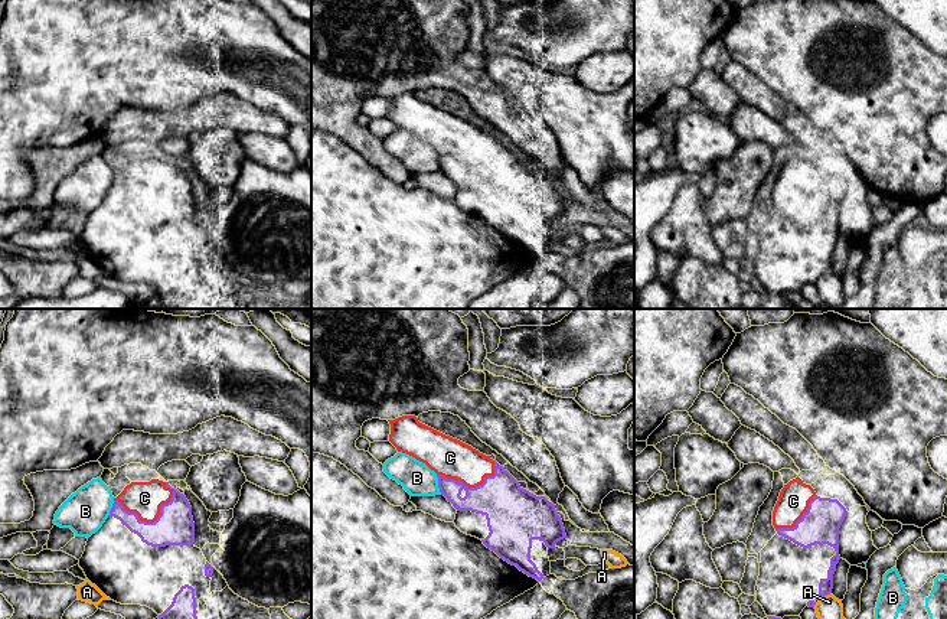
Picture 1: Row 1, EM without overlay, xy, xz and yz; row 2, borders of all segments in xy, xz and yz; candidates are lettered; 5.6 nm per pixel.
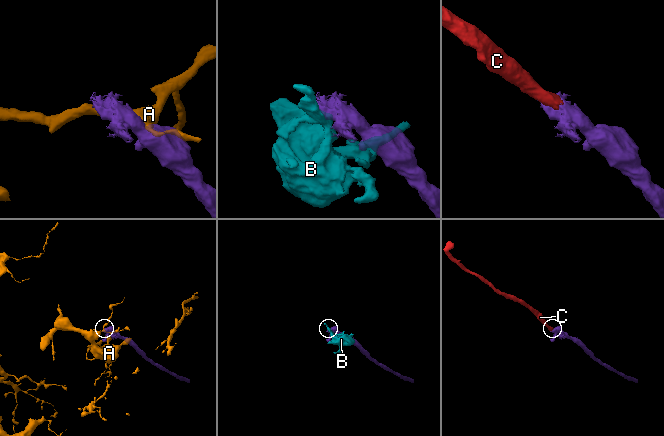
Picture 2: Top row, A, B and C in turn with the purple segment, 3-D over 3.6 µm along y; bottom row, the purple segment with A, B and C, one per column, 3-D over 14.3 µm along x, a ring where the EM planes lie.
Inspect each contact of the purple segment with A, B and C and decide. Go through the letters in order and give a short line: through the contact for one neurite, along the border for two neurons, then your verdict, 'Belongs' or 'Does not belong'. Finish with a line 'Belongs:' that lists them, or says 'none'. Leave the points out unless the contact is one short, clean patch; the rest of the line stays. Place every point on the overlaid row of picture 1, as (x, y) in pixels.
A: Does not belong
B: Does not belong
C: Belongs
Belongs: C

